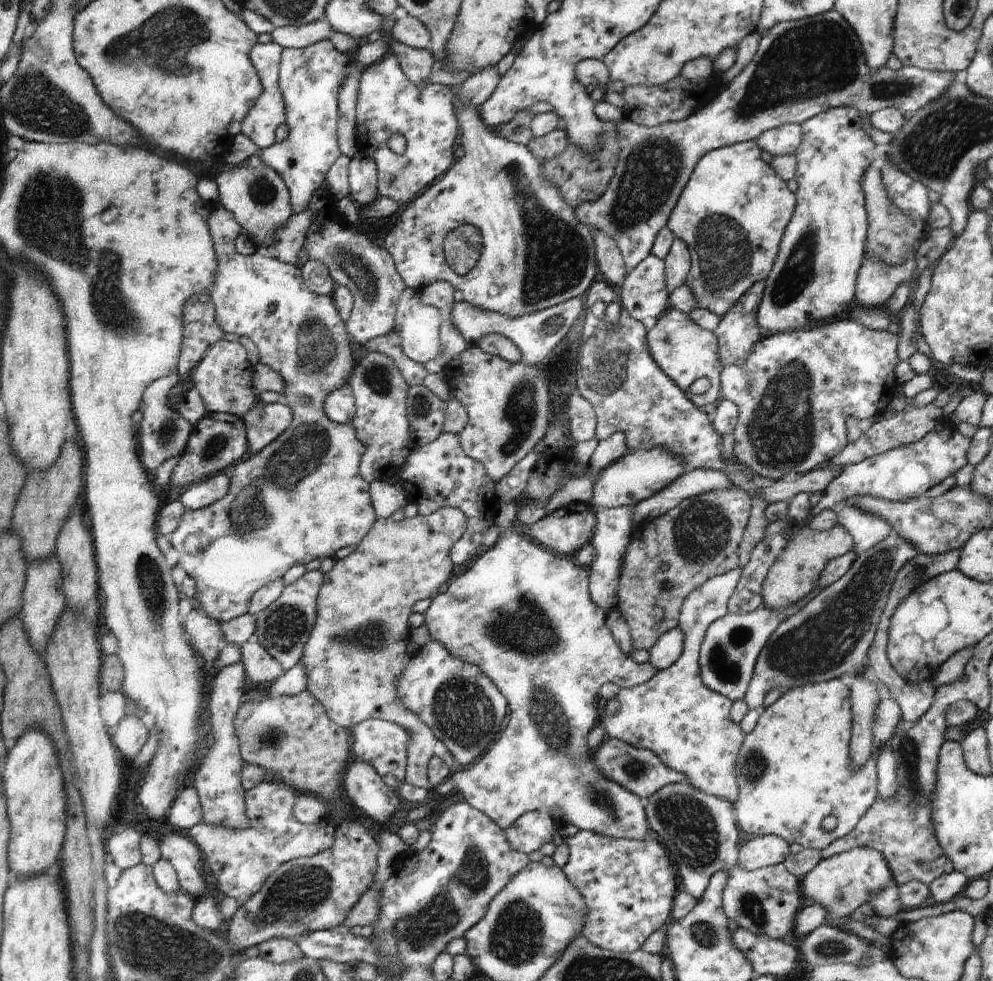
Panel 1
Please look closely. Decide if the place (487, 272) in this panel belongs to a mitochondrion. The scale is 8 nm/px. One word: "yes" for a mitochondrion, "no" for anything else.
no

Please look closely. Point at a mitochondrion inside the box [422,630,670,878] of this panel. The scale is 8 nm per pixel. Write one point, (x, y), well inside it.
(463, 712)

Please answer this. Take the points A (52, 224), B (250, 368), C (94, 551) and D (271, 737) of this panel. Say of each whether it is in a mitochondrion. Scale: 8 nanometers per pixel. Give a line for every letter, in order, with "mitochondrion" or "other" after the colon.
A: mitochondrion
B: other
C: other
D: mitochondrion

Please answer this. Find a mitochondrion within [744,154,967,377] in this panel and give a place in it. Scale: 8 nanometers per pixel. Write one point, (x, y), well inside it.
(799, 269)

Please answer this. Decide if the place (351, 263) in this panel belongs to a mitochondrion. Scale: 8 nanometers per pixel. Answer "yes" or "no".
yes

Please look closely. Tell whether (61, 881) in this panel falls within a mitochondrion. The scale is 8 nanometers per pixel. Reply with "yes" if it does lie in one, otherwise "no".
no

